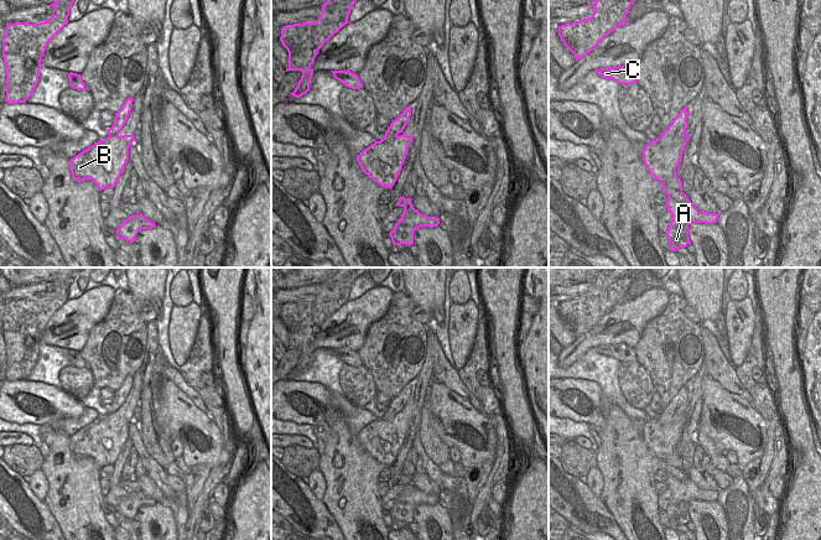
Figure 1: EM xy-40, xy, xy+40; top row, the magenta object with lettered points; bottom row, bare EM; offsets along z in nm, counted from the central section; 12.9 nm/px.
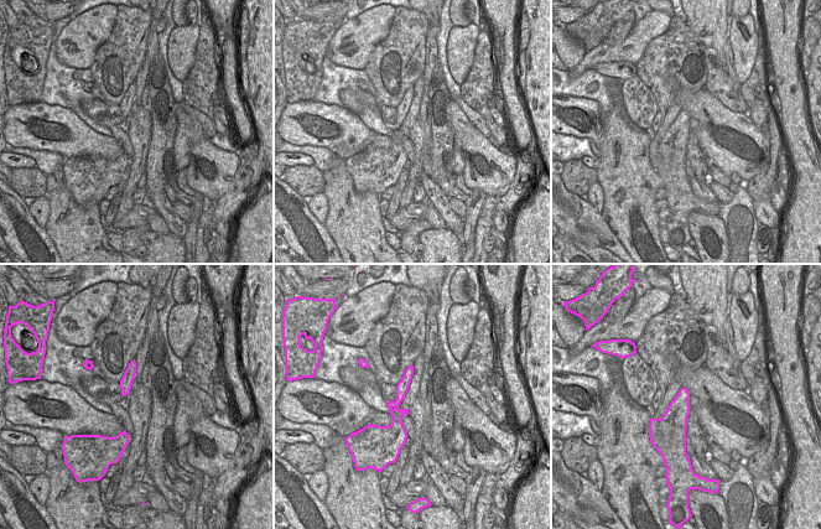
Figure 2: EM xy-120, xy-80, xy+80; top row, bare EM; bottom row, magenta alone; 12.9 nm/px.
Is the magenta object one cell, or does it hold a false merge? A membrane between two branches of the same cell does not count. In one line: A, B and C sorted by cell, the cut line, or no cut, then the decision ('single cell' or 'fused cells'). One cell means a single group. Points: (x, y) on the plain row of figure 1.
groups A C / B; cut xy+40 (681, 431), (675, 447), (665, 455), (666, 466), (663, 468); fused cells

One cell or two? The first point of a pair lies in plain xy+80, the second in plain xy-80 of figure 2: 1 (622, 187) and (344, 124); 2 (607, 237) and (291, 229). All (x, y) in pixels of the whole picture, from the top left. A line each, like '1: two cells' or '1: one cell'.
1: two cells
2: one cell

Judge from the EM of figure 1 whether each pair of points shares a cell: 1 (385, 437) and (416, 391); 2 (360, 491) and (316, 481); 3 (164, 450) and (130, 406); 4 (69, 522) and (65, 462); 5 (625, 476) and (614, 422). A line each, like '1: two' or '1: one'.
1: one
2: two
3: two
4: one
5: one

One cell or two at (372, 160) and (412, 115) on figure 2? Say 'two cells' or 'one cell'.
one cell

